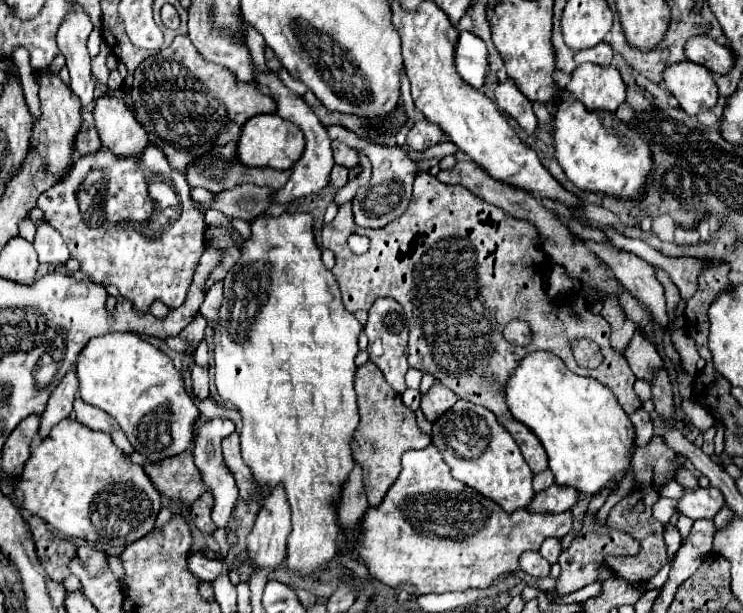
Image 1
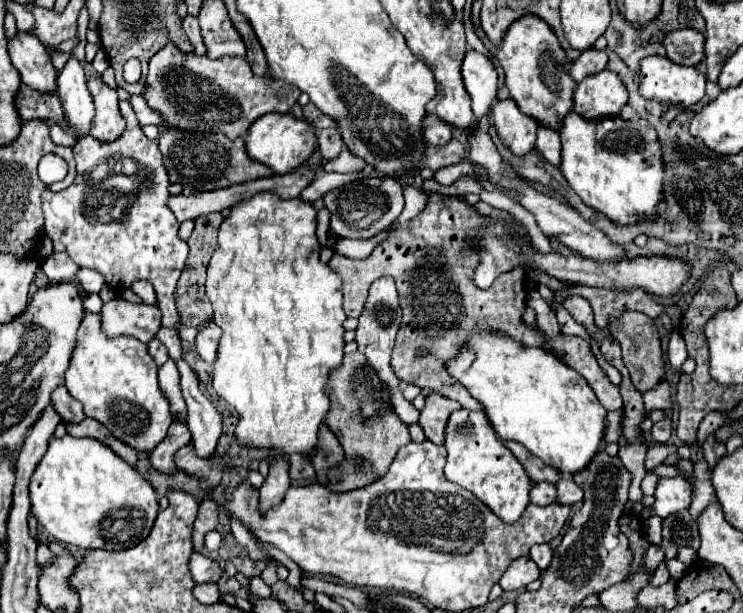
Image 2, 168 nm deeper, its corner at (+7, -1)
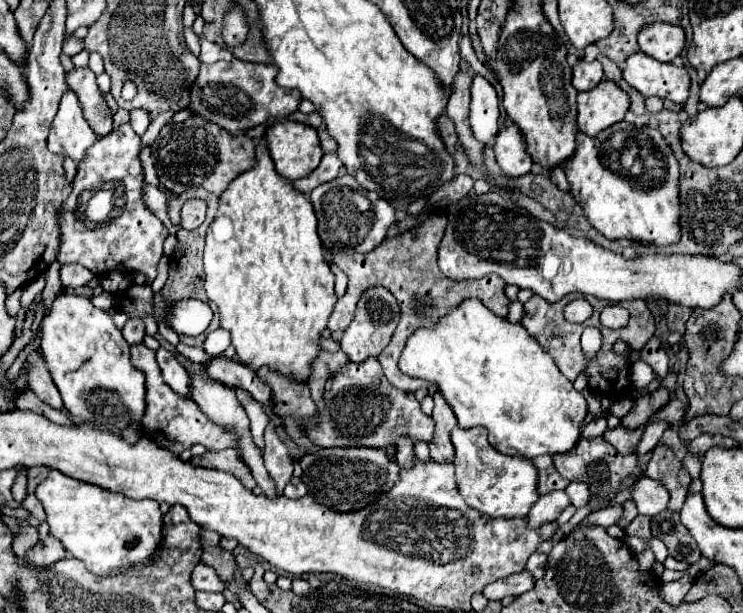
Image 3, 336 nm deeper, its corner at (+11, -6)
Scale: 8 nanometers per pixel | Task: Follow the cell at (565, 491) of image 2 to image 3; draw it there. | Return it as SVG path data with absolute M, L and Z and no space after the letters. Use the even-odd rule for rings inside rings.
M569 483L565 493L569 495L569 499L575 507L583 507L589 503L589 489L585 483Z

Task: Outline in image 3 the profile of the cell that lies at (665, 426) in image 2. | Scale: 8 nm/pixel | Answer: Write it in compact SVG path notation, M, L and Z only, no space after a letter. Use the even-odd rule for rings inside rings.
M663 443L655 445L653 457L651 457L651 461L649 461L647 469L645 469L645 475L649 479L661 481L669 489L671 501L669 501L667 509L679 511L683 507L691 477L685 471L683 463L675 457L675 453L667 445L663 445Z

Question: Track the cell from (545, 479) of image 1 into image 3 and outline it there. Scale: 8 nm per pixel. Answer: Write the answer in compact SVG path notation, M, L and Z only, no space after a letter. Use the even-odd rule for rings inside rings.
M551 491L547 495L541 495L537 503L529 511L529 525L539 527L545 521L557 519L557 515L569 505L569 497L565 491Z

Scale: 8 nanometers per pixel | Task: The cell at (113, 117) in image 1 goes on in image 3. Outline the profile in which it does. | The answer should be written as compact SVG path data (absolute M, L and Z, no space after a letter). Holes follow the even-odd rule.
M73 69L67 73L67 85L81 99L85 119L89 121L93 131L99 137L107 135L113 129L113 115L99 91L95 73L91 69Z

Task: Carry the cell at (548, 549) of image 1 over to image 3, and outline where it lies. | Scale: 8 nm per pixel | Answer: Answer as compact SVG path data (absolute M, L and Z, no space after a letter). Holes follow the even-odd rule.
M533 553L533 555L529 557L525 569L529 569L535 579L539 579L539 577L545 573L545 561L547 561L547 557L545 557L543 553Z

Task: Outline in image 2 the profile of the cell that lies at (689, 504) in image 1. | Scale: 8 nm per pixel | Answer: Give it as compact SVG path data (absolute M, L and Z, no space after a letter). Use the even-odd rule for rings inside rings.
M659 478L653 512L659 518L681 512L691 504L691 484L685 478Z

